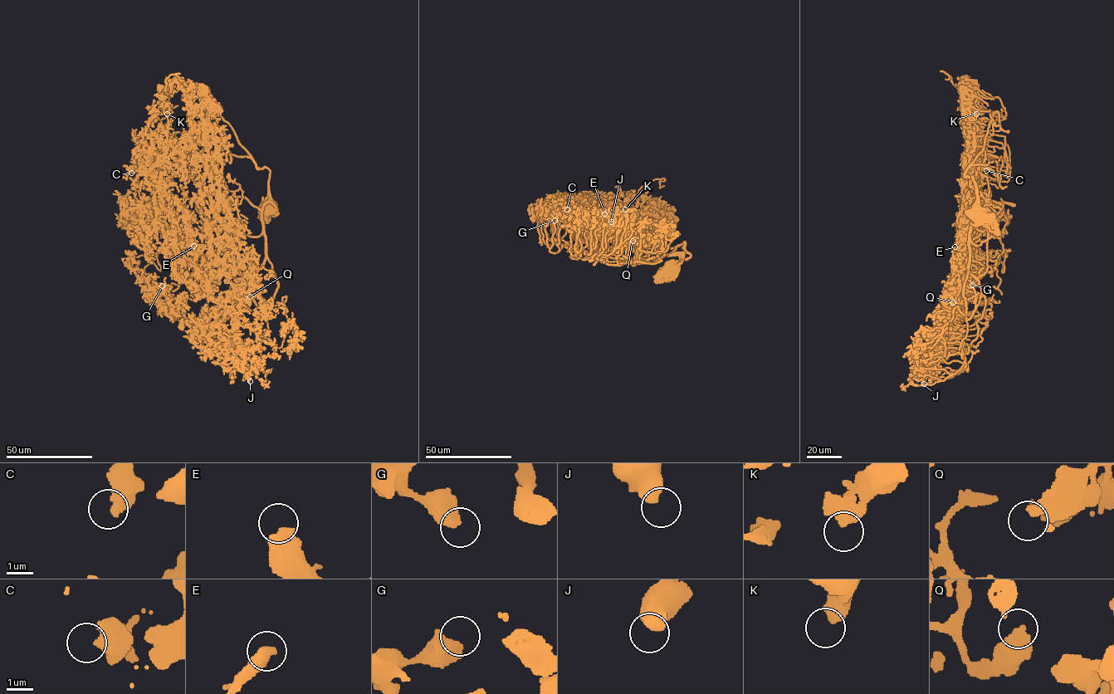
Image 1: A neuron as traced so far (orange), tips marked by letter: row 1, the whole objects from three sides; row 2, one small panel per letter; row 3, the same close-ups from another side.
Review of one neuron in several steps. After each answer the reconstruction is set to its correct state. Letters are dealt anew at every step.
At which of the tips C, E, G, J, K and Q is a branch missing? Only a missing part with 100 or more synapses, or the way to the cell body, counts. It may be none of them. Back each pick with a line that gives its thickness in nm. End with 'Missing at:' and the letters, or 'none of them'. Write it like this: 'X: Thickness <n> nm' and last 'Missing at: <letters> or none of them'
Missing at: none of them

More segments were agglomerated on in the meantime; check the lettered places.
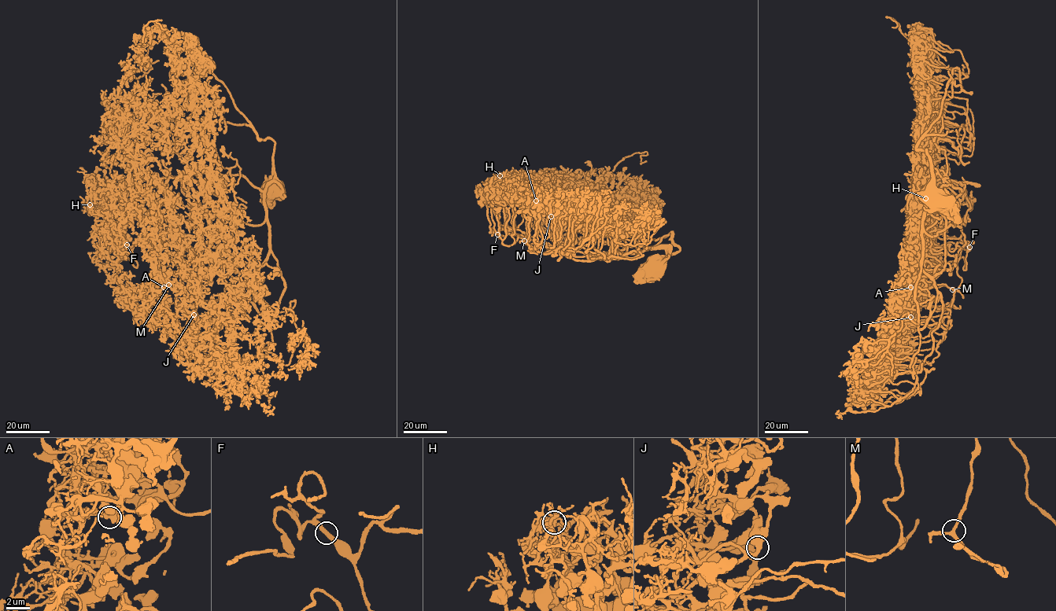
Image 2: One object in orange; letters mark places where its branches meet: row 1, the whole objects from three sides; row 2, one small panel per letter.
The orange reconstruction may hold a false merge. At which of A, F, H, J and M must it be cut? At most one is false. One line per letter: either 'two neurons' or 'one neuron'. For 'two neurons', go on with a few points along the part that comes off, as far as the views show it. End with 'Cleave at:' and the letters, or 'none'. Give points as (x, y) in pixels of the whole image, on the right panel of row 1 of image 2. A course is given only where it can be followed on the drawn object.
A: one neuron
F: one neuron
H: one neuron
J: one neuron
M: one neuron
Cleave at: none

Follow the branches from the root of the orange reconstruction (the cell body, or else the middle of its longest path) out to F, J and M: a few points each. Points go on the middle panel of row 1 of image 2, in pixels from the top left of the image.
F: (659, 261), (666, 255), (663, 248), (647, 248), (622, 255), (592, 255), (529, 244), (520, 234), (497, 234)
J: (659, 261), (666, 255), (663, 248), (607, 255), (611, 240), (594, 216), (570, 207), (551, 215)
M: (659, 261), (663, 248), (607, 255), (611, 240), (596, 217), (570, 207), (548, 210), (538, 199), (524, 240)

